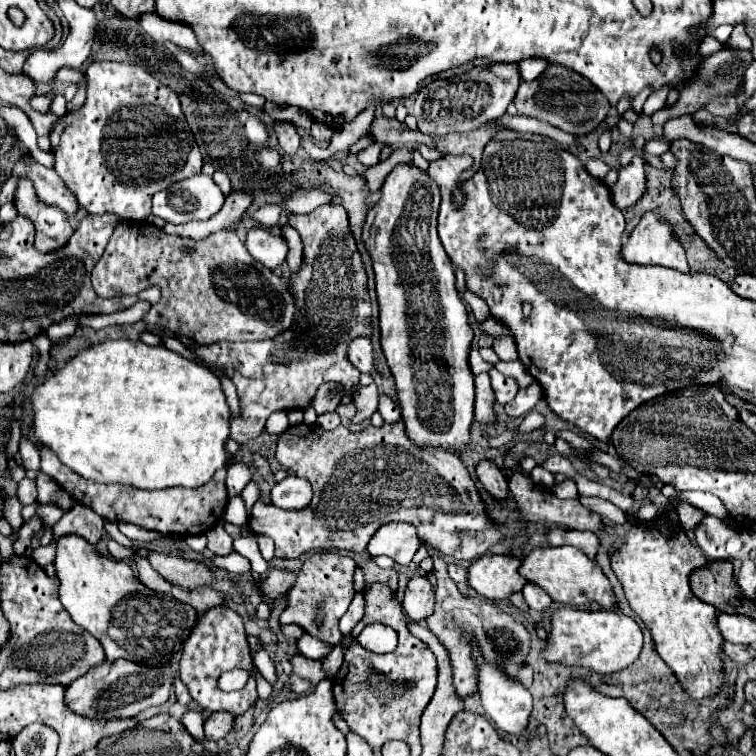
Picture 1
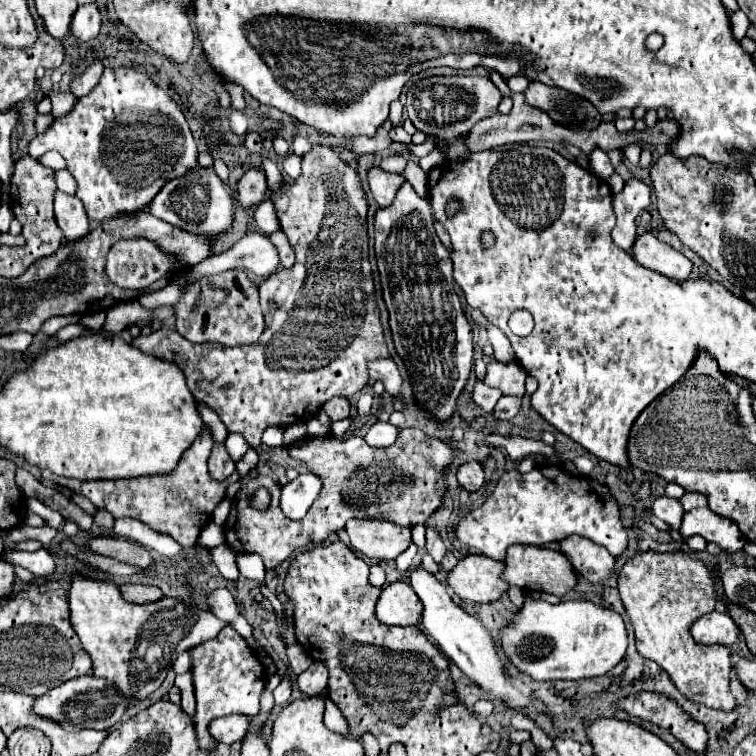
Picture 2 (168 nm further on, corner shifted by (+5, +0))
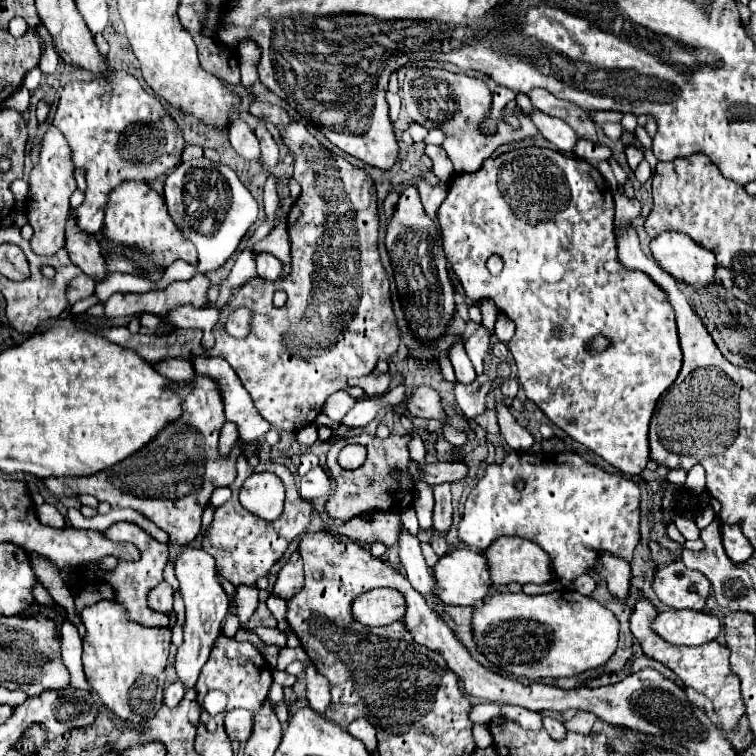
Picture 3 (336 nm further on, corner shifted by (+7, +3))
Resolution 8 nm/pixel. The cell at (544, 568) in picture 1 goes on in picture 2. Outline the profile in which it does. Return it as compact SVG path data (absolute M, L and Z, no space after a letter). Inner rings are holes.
M512 545L506 551L504 565L506 567L504 567L502 579L508 585L516 585L516 587L522 587L528 591L544 591L544 593L564 597L576 585L576 571L574 571L572 563L564 557L564 553L554 551L554 549L534 547L534 545Z

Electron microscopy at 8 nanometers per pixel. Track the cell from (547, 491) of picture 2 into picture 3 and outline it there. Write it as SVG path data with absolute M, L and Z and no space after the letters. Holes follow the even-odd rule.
M514 452L514 454L508 454L504 458L502 464L490 464L486 468L486 474L484 478L480 480L480 484L470 492L466 504L464 504L464 514L462 514L462 520L460 520L460 526L458 526L458 538L470 546L470 548L478 548L480 552L484 552L498 536L520 536L520 538L526 538L526 540L532 540L536 542L544 552L548 552L550 560L552 560L552 568L554 568L554 574L558 578L558 582L562 586L570 586L572 584L572 578L578 576L578 574L584 574L588 568L592 568L596 564L596 558L600 552L610 552L614 556L620 556L624 560L632 560L632 552L640 540L640 532L638 532L638 522L640 522L640 490L636 486L636 482L628 480L628 478L622 478L618 474L610 474L610 472L604 472L600 468L596 468L594 464L588 464L584 458L580 458L578 454L574 452L534 452L534 454L528 454L528 452ZM518 478L524 478L526 480L526 486L524 490L516 490L514 484Z

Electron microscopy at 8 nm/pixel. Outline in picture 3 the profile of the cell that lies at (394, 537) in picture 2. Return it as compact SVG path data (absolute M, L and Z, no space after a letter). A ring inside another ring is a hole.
M372 512L368 516L354 516L348 522L340 524L336 524L336 520L324 518L324 528L326 532L330 532L330 528L336 528L342 536L362 546L382 542L386 548L392 548L394 544L398 544L404 526L400 516L394 512Z

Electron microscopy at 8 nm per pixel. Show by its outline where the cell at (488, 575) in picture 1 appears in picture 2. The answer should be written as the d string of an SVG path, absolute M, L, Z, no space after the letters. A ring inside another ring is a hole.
M468 555L458 561L450 573L446 573L446 581L464 601L494 603L504 591L508 591L508 583L500 579L502 571L502 561L494 561L484 555Z

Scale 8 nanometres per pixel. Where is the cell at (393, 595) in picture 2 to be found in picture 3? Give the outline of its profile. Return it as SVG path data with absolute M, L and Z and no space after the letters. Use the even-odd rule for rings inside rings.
M376 588L352 604L354 618L364 626L386 626L404 618L404 598L394 588Z

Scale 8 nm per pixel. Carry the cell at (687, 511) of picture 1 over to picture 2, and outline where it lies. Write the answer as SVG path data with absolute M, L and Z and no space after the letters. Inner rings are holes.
M692 509L684 515L680 533L688 539L692 535L702 535L706 541L716 543L724 553L736 553L746 545L736 523L714 515L710 509Z

